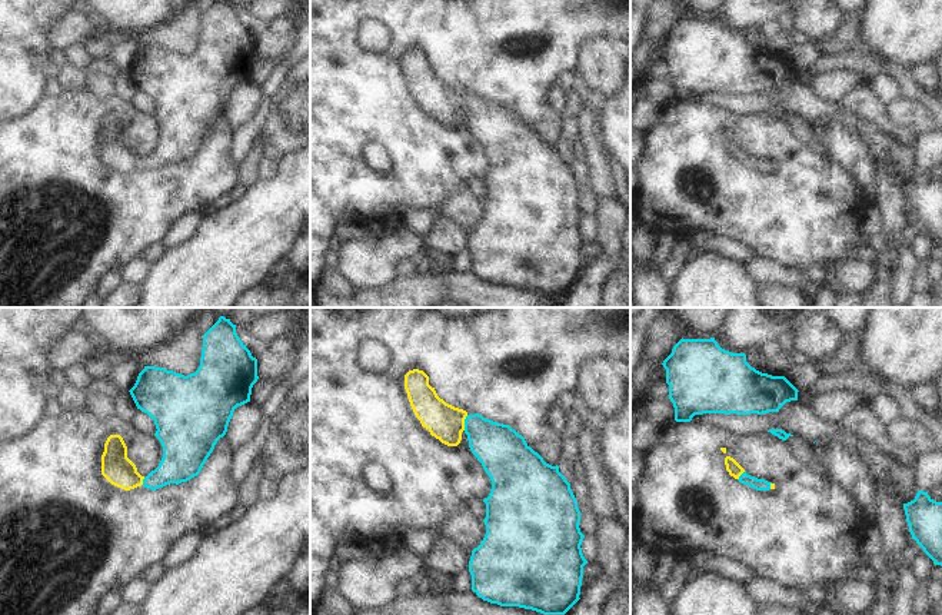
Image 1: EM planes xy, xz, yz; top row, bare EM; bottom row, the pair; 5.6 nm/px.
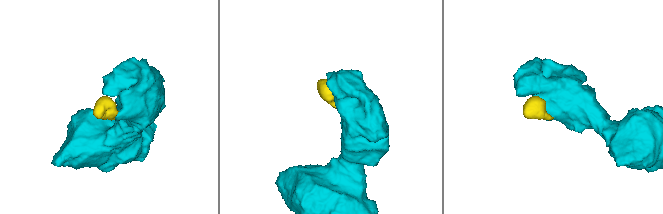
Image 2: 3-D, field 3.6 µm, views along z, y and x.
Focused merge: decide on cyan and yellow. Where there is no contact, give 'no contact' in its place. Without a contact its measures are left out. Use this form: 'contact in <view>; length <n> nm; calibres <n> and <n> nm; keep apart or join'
contact in xz; length 90 nm; calibres 260 and 200 nm; join

